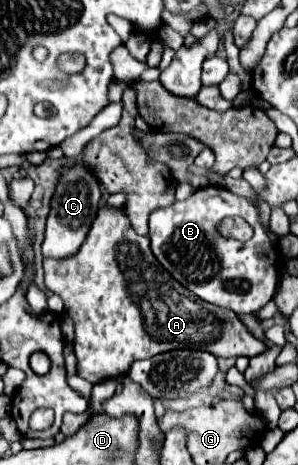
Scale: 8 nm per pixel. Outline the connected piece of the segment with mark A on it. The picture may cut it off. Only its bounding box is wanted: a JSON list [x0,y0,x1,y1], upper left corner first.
[44,208,266,384]

